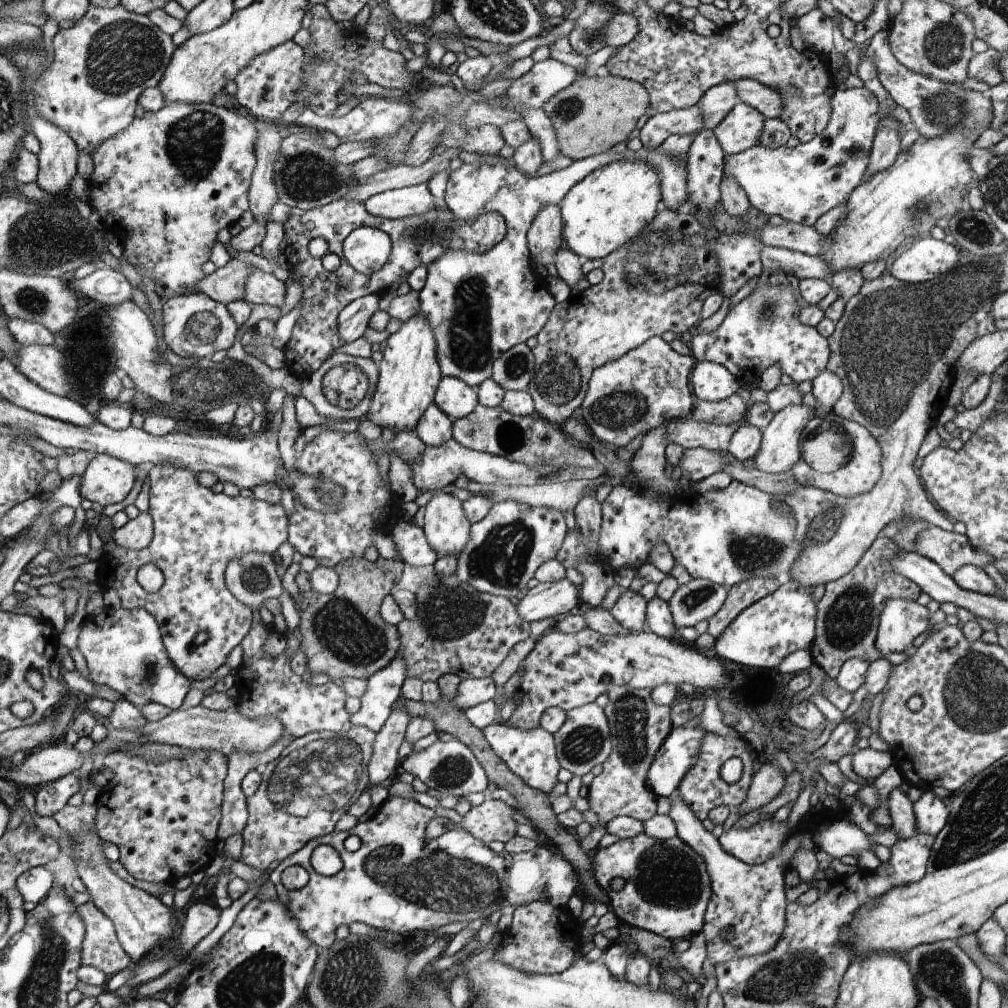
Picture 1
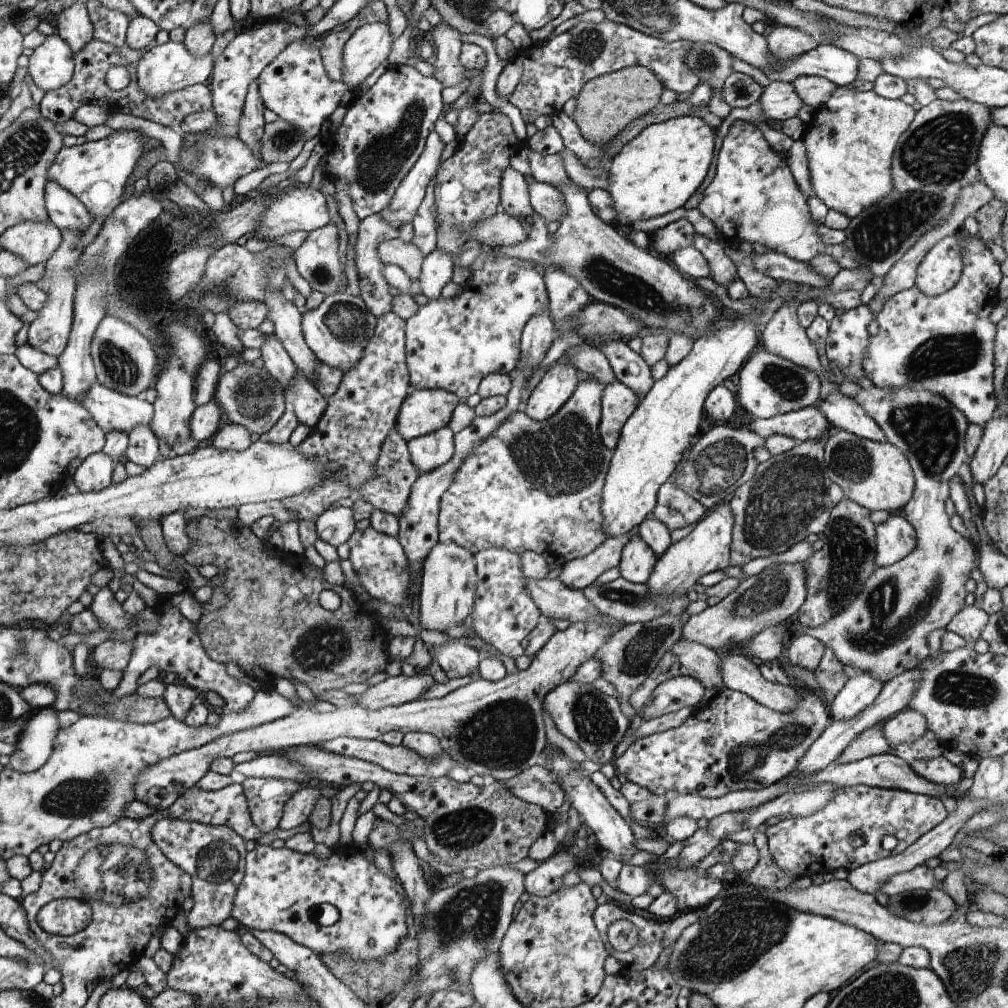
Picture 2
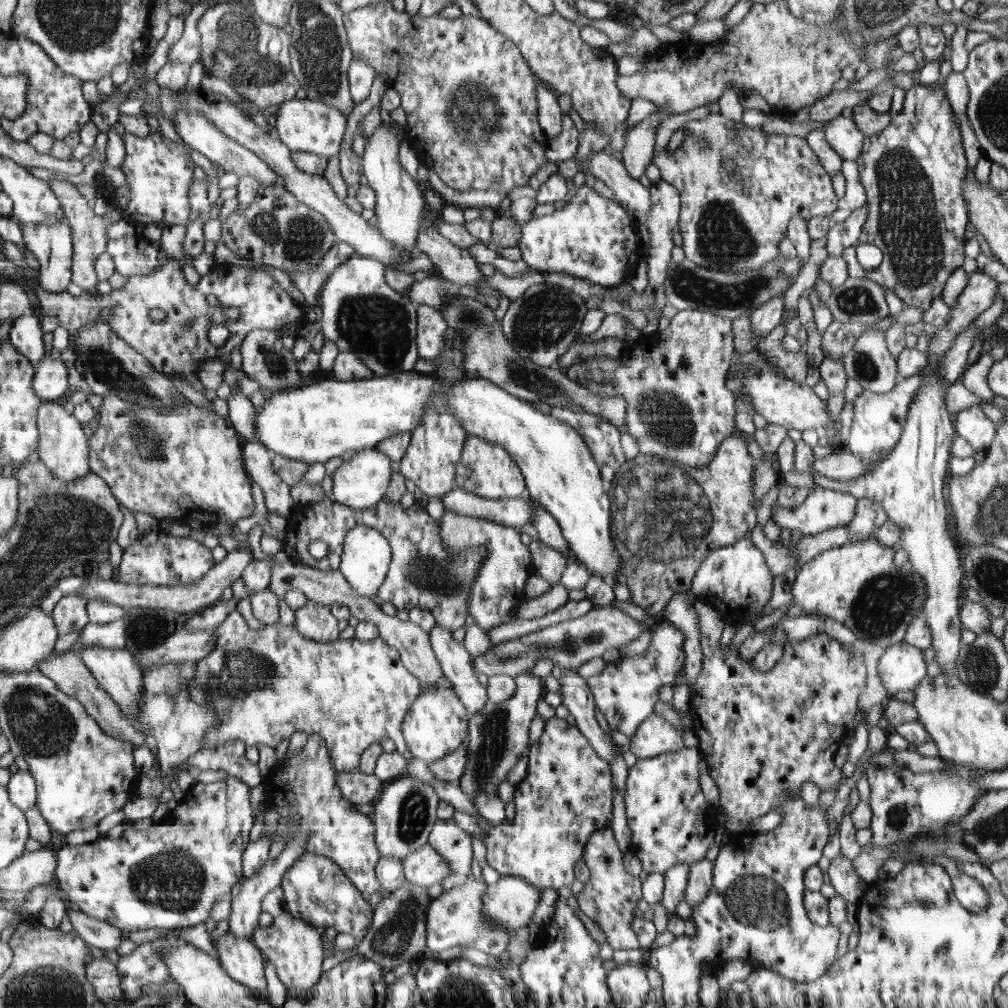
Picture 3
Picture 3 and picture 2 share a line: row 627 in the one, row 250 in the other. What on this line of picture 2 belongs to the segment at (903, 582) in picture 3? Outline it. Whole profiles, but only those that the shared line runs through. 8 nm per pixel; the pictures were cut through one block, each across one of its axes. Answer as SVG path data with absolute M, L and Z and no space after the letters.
M964 98L956 102L936 99L917 111L912 124L900 136L894 149L892 159L894 190L886 198L863 210L862 214L851 218L845 229L846 240L843 244L862 268L868 266L874 272L874 277L884 276L918 242L918 238L950 216L960 190L976 182L980 177L976 164L978 148L986 128L993 122L990 112L992 109L986 105Z

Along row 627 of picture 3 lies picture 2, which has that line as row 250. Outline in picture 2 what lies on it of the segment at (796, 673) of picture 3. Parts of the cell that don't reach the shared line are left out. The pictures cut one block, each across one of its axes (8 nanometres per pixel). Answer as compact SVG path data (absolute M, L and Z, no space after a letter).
M696 233L694 236L696 247L706 258L710 276L708 278L725 286L728 290L730 284L739 279L737 265L724 253L724 246Z

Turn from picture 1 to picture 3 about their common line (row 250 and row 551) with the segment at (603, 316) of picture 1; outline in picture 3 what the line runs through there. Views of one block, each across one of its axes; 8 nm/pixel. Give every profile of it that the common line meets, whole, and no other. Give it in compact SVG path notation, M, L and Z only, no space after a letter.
M734 436L722 442L721 446L718 447L716 456L702 468L688 465L680 466L678 463L673 462L673 460L639 452L634 459L626 459L625 463L622 463L618 470L615 470L612 490L610 490L614 503L612 522L610 523L613 547L619 558L621 558L622 582L627 584L631 592L631 601L638 606L642 606L642 608L646 608L648 612L654 615L652 619L641 621L645 628L652 630L652 628L662 620L662 617L658 617L658 614L662 614L662 611L666 608L670 600L673 599L675 594L681 594L681 592L690 590L691 584L693 584L693 576L697 574L698 568L701 567L701 562L710 554L710 551L718 550L719 548L736 543L737 540L743 538L744 534L748 534L748 532L756 526L756 506L753 506L754 491L752 491L754 465L754 458L748 454L748 448L744 440L738 436Z

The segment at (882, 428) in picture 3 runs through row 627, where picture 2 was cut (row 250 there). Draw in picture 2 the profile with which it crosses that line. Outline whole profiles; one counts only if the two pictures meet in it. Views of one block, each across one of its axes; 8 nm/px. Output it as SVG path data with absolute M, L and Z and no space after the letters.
M952 236L942 238L920 262L915 286L922 294L940 296L958 284L964 270L962 242Z

